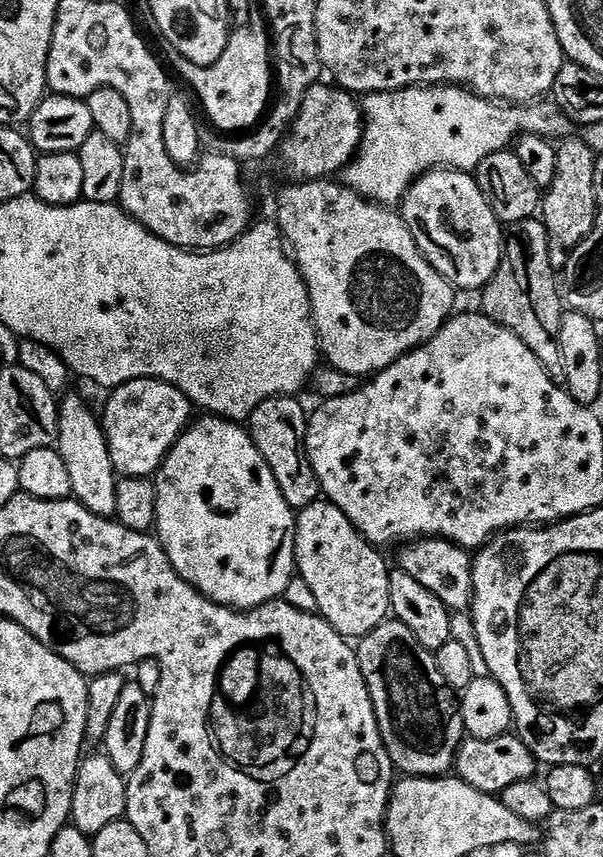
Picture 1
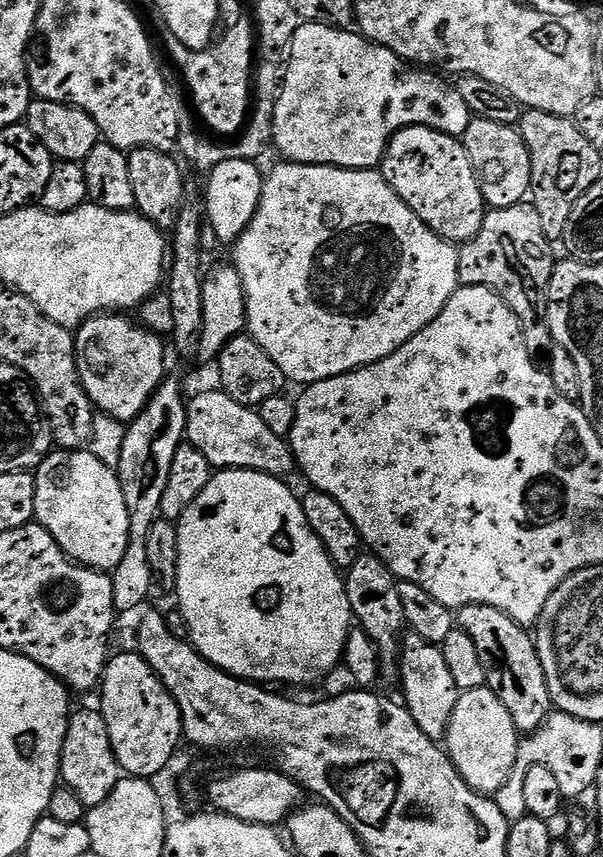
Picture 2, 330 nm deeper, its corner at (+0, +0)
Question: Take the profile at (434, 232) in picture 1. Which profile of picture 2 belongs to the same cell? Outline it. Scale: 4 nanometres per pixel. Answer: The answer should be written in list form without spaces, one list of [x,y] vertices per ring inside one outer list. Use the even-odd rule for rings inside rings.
[[[414,124],[392,137],[382,161],[382,175],[438,235],[453,242],[473,240],[486,215],[486,201],[463,143],[434,128]]]

